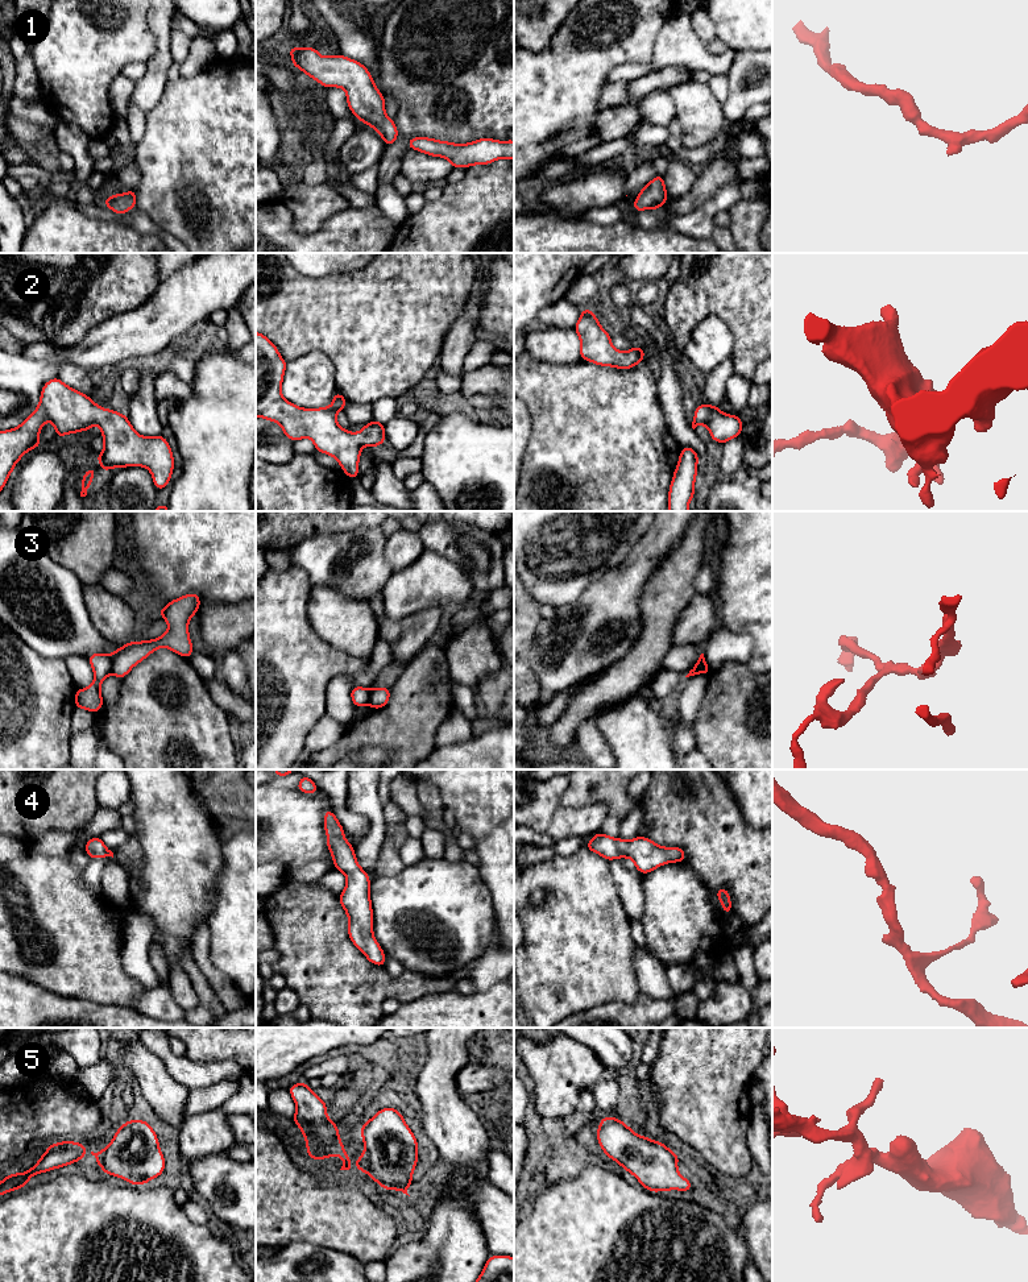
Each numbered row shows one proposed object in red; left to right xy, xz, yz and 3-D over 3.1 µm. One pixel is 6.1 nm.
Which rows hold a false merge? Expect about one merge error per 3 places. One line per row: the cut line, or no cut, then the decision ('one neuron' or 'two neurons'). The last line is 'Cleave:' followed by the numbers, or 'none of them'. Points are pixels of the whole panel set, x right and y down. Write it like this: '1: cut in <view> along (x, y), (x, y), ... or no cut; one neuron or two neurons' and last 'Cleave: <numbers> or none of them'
1: no cut; one neuron
2: no cut; one neuron
3: cut in xy along (112, 655), (110, 672); two neurons
4: no cut; one neuron
5: no cut; one neuron
Cleave: 3

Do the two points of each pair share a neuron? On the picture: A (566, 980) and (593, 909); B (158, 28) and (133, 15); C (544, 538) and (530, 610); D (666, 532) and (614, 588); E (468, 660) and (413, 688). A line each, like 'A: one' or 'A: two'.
A: one
B: two
C: two
D: one
E: two

